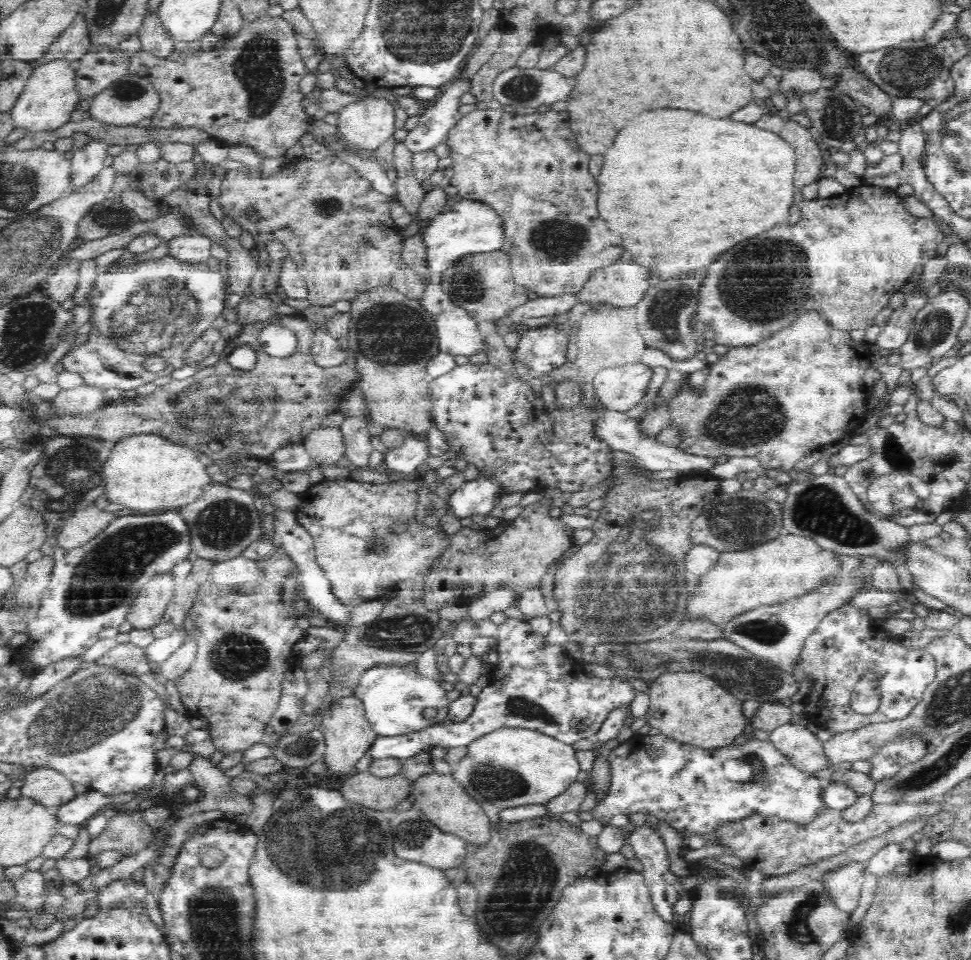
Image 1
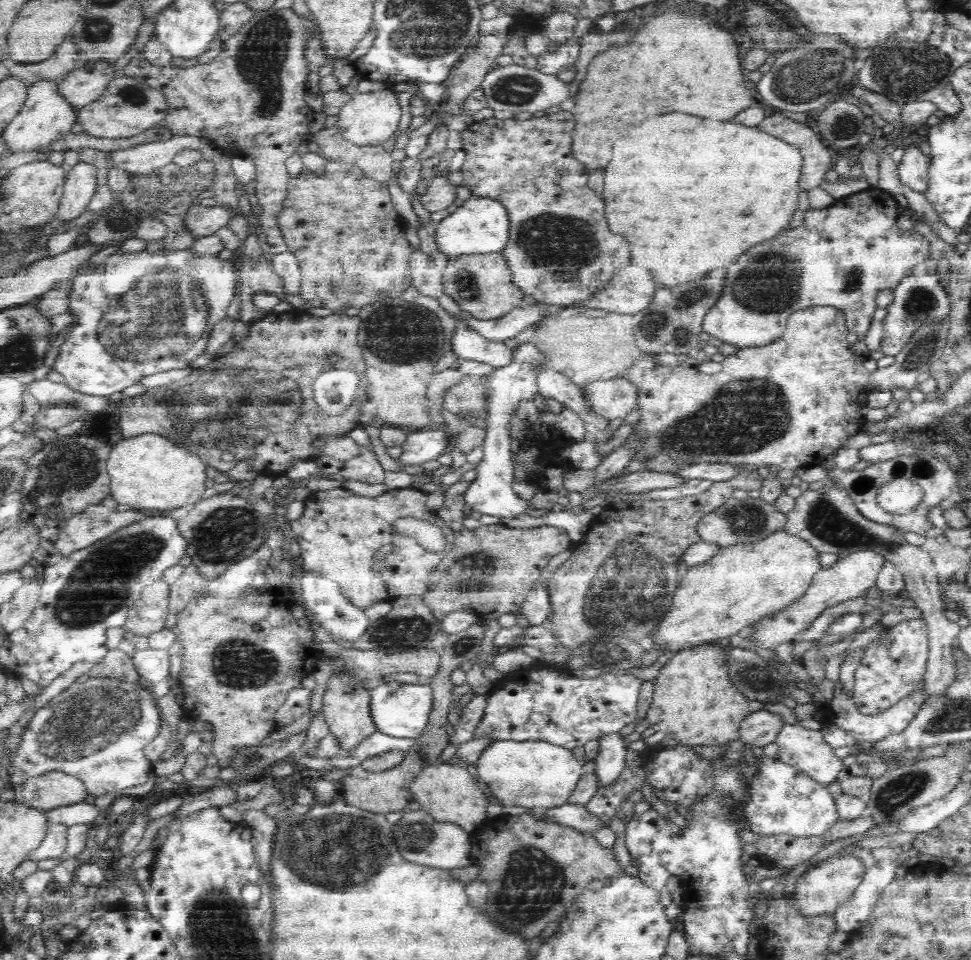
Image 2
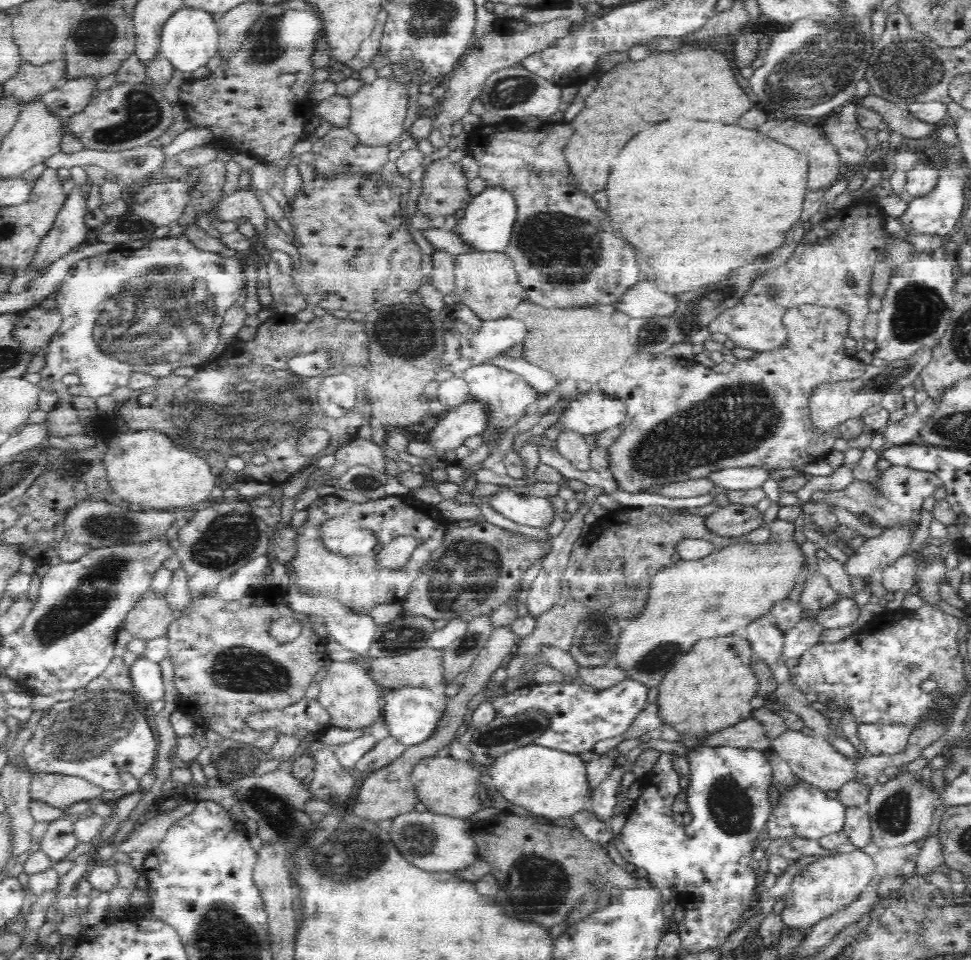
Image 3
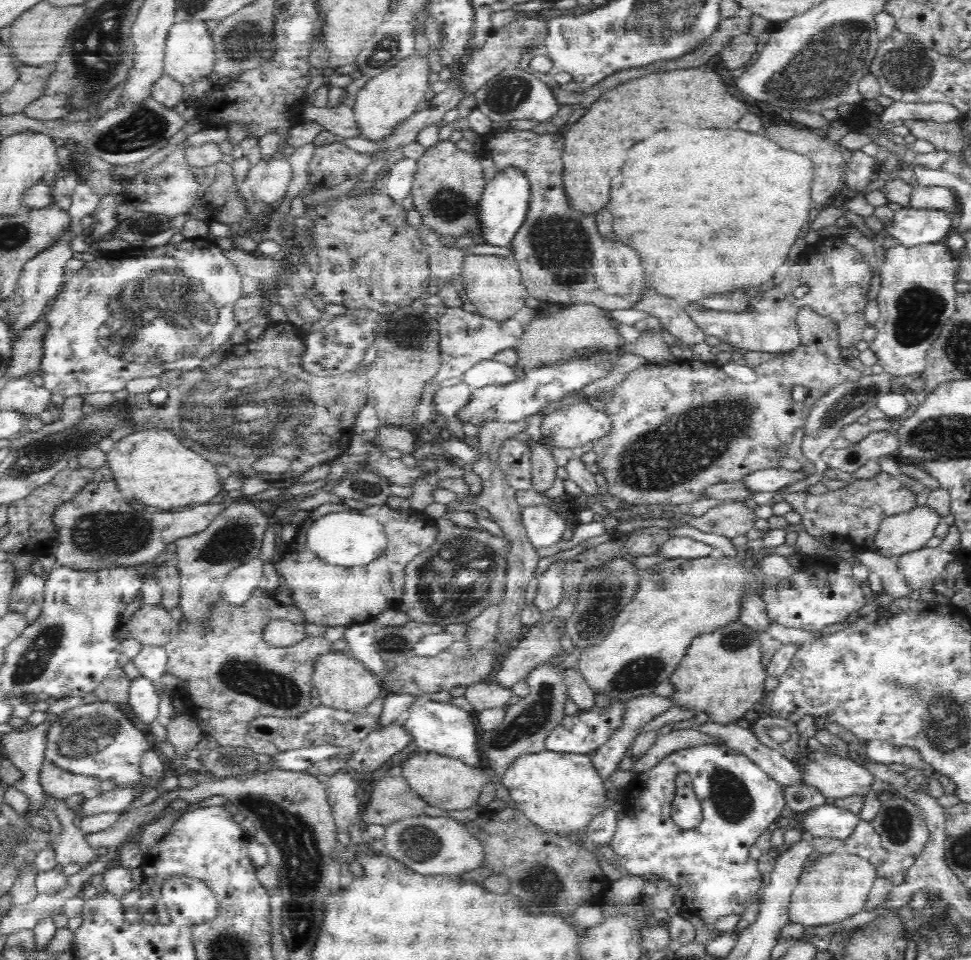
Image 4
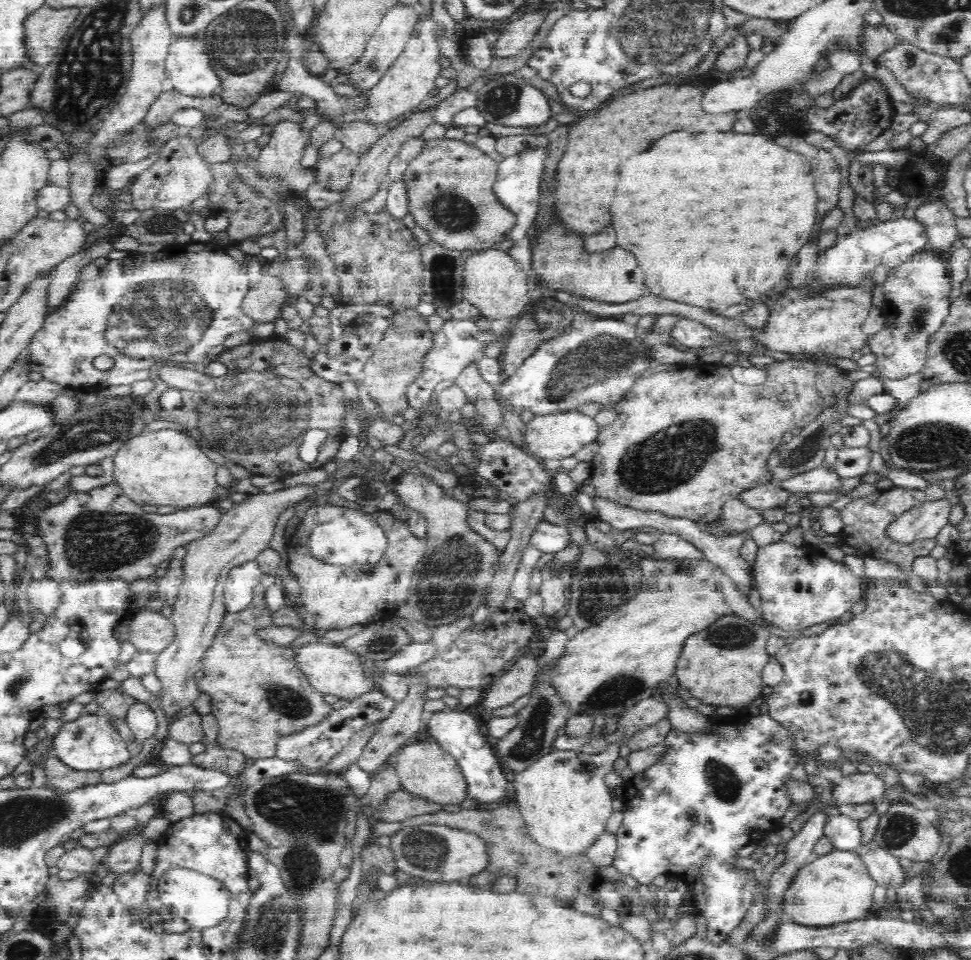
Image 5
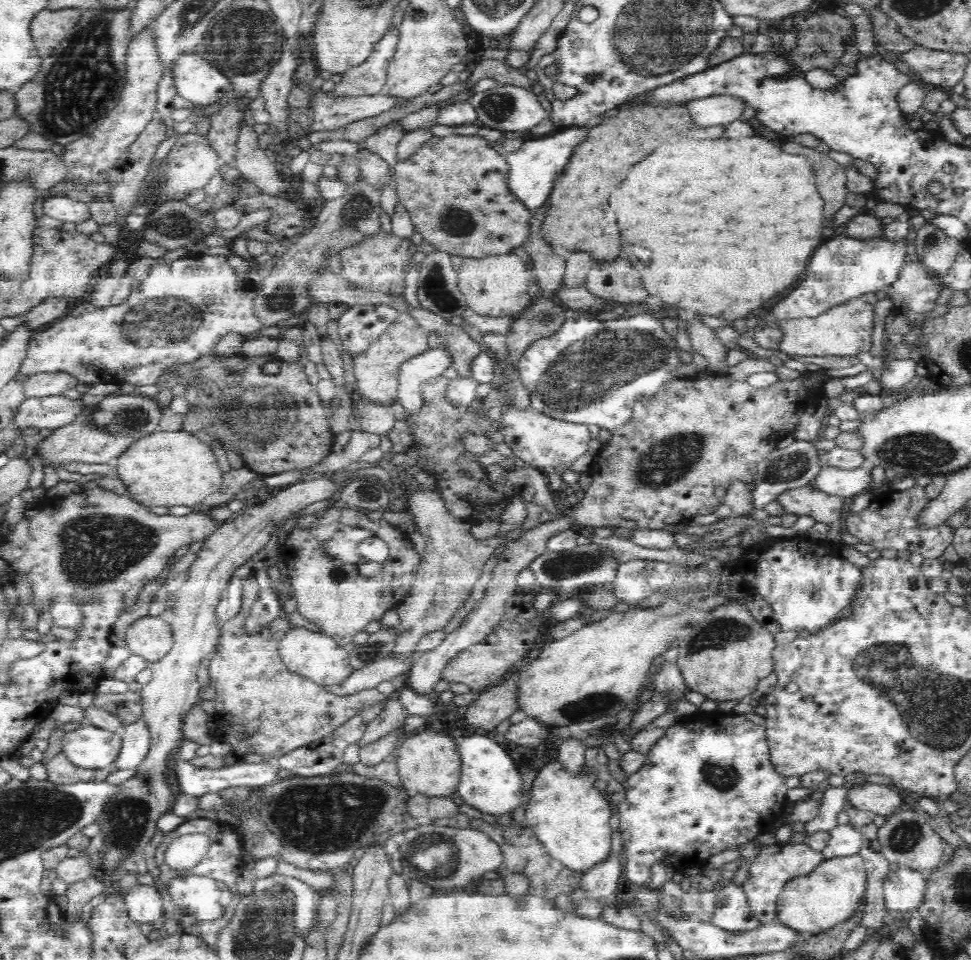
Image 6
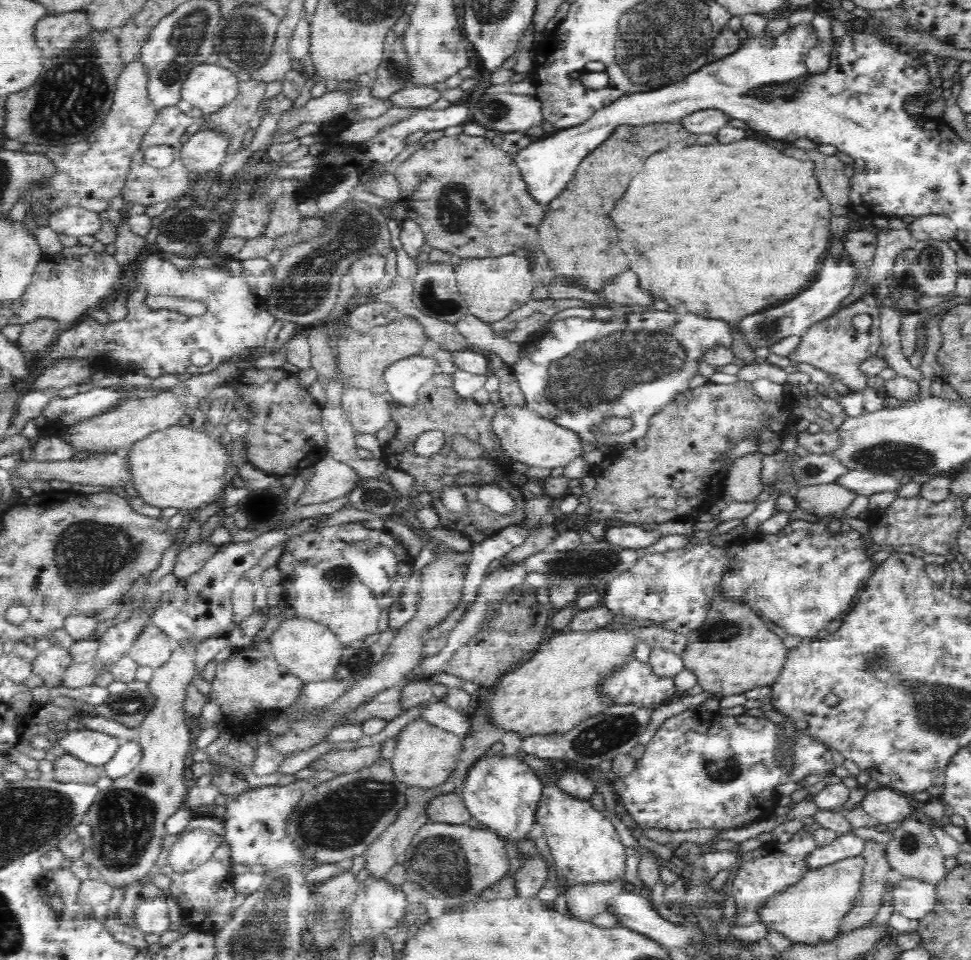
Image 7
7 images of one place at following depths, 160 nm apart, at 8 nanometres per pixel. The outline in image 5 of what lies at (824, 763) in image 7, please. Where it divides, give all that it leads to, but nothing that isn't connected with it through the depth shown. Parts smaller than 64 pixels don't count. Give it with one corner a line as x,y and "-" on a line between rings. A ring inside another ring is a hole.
752,710
750,720
744,724
720,720
719,727
722,736
700,736
671,730
666,740
669,748
666,756
622,784
624,820
615,834
617,849
613,858
613,866
634,877
639,884
648,885
658,874
676,876
683,891
691,896
691,908
706,918
706,940
716,944
724,943
728,932
740,924
744,913
755,903
760,888
750,869
736,866
740,848
757,844
783,826
780,821
788,813
792,801
782,786
786,776
791,774
802,782
808,782
796,745
796,734
769,714
757,714
-
689,811
698,813
696,824
689,822

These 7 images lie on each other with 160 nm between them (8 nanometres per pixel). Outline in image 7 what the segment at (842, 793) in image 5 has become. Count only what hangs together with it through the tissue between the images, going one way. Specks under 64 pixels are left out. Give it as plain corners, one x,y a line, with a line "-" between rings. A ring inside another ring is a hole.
879,786
868,791
858,804
863,810
875,817
882,825
892,826
910,817
913,809
904,793

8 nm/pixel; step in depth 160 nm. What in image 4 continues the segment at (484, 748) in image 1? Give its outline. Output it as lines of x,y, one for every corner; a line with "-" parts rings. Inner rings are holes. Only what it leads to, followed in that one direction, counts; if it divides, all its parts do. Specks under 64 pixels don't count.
547,749
526,751
512,760
500,776
503,786
509,790
512,802
518,810
536,825
542,827
544,831
554,832
558,835
569,831
578,833
586,831
590,820
611,802
607,799
607,791
602,785
602,779
596,773
590,759
587,754
558,753

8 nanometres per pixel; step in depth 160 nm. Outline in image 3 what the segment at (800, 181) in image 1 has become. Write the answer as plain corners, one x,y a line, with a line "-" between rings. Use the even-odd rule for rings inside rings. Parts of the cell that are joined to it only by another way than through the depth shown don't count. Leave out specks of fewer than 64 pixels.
792,118
778,119
772,122
772,119
768,119
768,122
764,122
758,130
762,134
768,135
770,138
791,146
806,155
808,161
808,180
806,180
806,184
808,184
808,190
810,191
818,191
824,186
830,187
844,171
838,151
821,132
817,122
796,122

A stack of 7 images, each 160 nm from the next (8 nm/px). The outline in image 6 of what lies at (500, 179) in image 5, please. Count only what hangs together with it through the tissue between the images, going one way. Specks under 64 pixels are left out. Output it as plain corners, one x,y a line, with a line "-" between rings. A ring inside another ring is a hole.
568,126
568,130
560,130
556,134
548,134
536,140
525,140
519,149
507,152
504,156
508,172
506,172
504,182
508,185
509,194
521,203
529,212
540,209
548,200
553,189
553,181
557,178
564,164
568,162
568,156
572,154
572,148
576,142
584,138
584,128
582,126

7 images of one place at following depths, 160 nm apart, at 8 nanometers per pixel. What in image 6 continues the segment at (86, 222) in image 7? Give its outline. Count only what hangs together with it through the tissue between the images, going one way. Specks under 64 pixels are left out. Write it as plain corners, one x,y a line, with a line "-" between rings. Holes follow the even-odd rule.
66,194
60,196
50,196
42,204
44,215
53,217
62,222
71,221
75,224
87,221
91,218
88,203
72,200

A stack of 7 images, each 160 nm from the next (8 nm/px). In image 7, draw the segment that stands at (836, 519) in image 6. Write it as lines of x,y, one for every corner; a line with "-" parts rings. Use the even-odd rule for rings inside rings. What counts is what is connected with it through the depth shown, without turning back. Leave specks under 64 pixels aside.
836,483
819,485
804,485
792,498
796,501
796,508
802,508
814,516
838,516
848,508
857,495

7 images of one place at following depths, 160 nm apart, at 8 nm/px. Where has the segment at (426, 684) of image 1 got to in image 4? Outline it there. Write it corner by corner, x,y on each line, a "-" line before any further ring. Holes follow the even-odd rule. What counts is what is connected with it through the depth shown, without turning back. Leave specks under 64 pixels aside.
422,695
410,704
410,708
405,711
404,718
398,724
400,728
404,728
404,733
408,733
409,737
414,741
414,749
460,759
470,766
483,766
476,749
475,718
471,717
462,708
450,704
449,701
436,701
431,696

